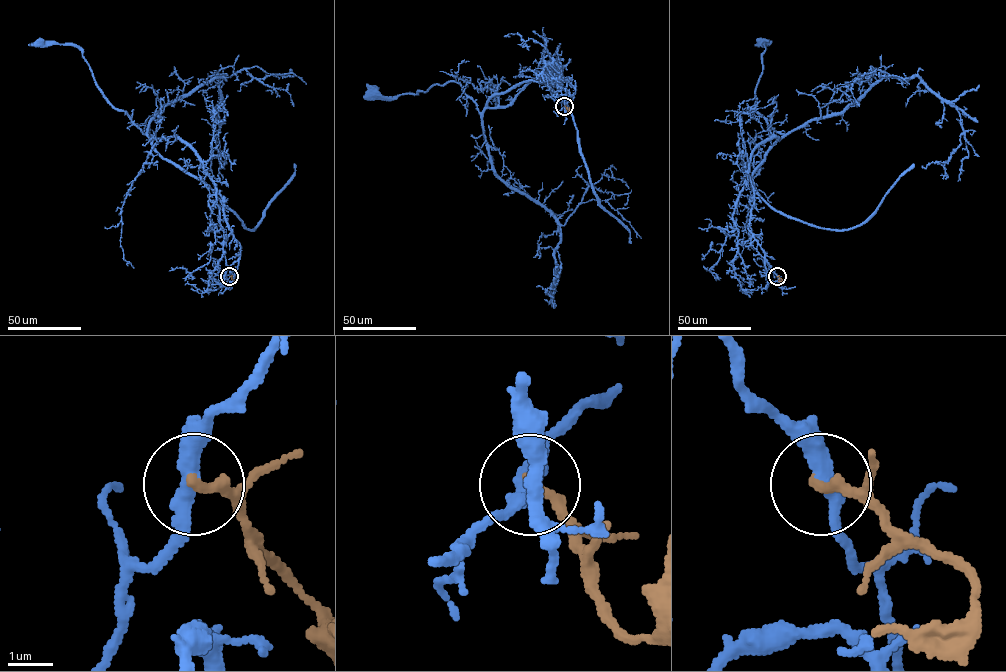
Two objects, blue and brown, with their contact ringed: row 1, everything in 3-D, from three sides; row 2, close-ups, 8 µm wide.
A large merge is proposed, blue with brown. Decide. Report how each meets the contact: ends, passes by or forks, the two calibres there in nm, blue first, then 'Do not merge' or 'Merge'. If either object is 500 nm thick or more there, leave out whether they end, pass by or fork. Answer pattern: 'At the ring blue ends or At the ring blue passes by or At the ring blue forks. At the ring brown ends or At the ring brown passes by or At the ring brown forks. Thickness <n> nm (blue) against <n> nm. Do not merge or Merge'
At the ring blue passes by. At the ring brown ends. Thickness 380 nm (blue) against 260 nm. Do not merge

